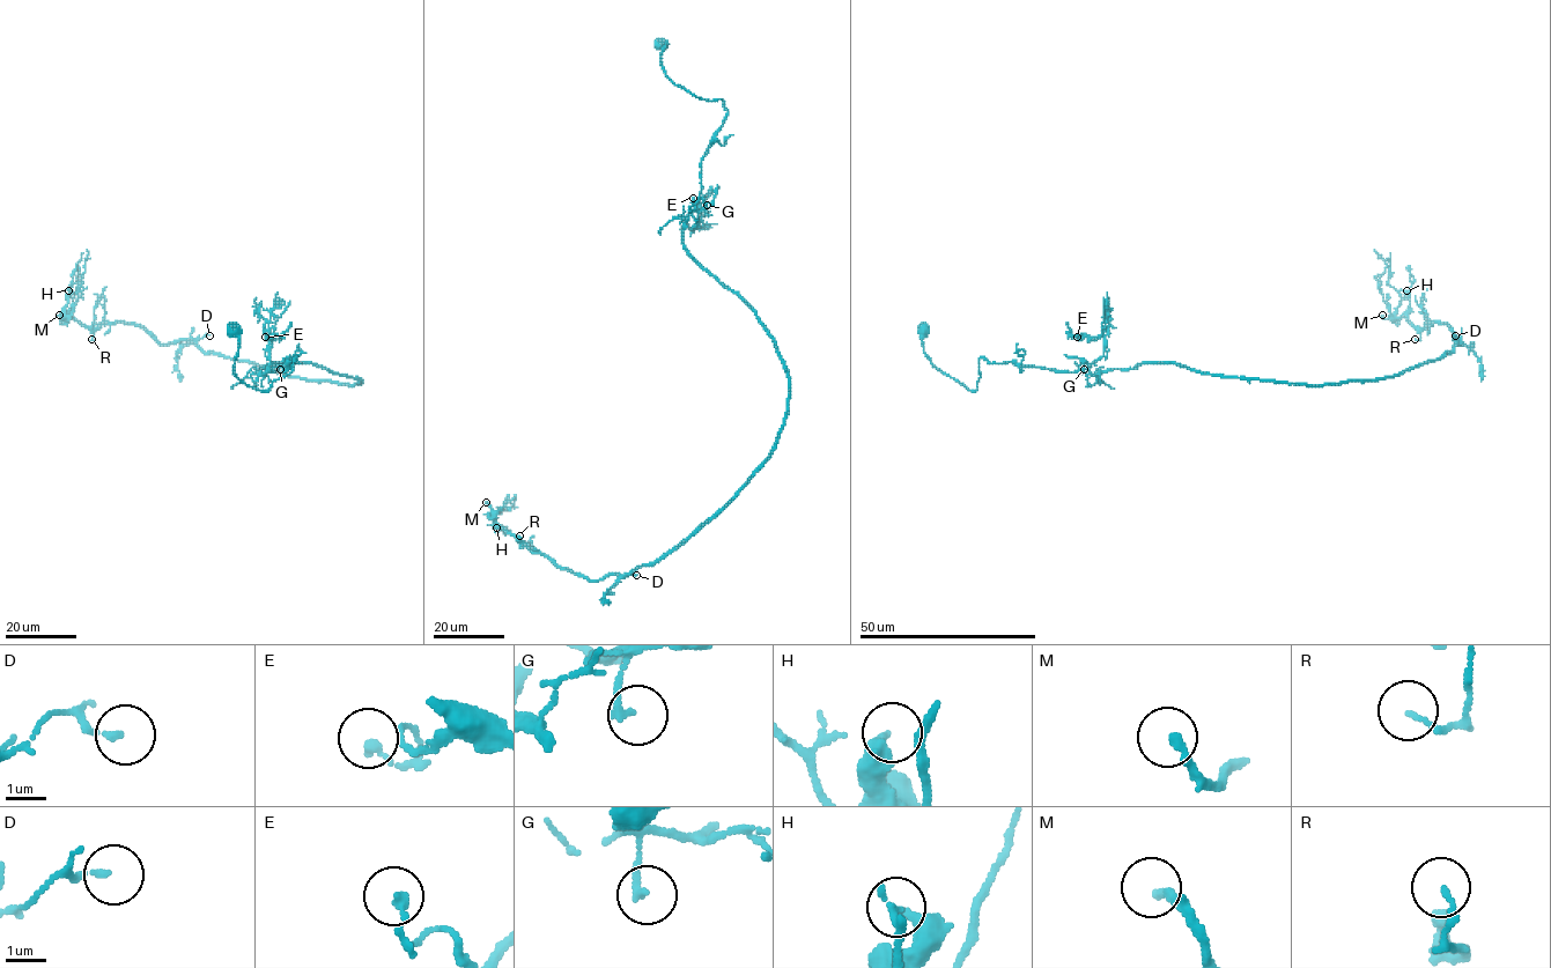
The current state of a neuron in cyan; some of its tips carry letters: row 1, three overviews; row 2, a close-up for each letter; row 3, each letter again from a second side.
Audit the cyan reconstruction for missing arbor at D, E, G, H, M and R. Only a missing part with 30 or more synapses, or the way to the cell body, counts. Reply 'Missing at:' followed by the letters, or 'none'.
Missing at: M

